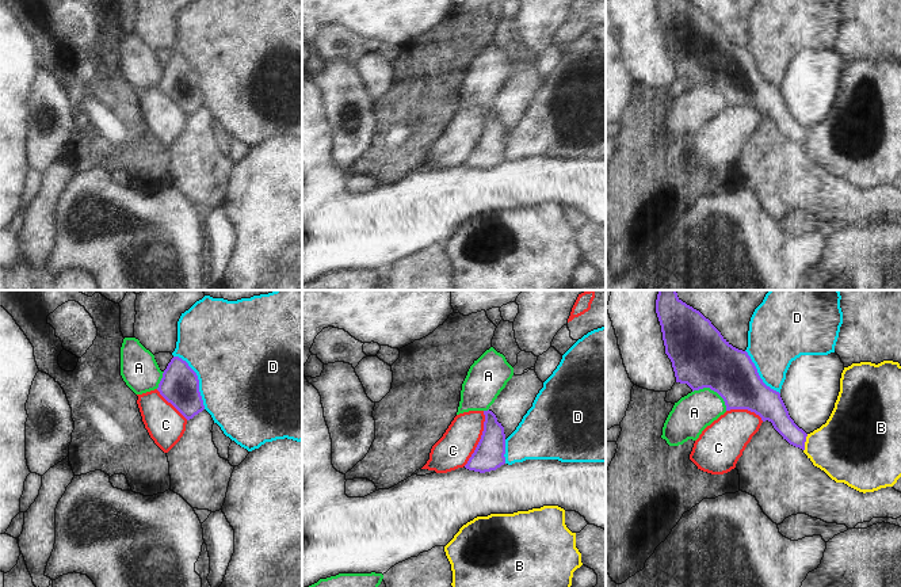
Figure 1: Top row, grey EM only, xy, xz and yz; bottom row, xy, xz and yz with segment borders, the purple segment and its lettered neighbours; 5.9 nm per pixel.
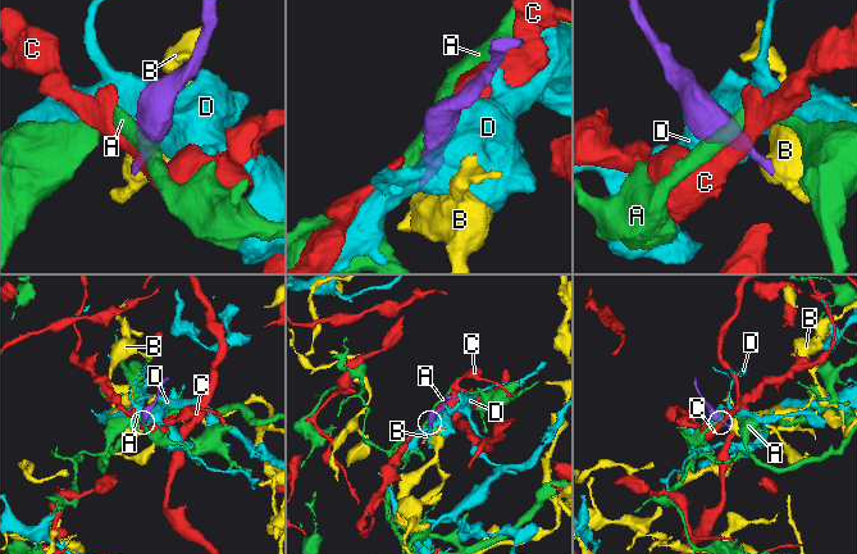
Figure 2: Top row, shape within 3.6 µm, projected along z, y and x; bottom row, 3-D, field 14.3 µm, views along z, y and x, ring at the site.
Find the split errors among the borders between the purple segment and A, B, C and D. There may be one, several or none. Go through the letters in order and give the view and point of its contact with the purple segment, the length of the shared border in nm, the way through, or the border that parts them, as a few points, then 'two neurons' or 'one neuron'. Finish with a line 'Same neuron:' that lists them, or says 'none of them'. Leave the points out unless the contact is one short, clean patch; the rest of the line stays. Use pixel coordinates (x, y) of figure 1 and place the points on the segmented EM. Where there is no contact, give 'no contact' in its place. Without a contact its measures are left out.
A: meets purple in yz at (713, 389); contact 240 nm long; two neurons
B: meets purple in yz at (804, 442); contact 110 nm long; border along yz (808, 434), (804, 450); two neurons
C: meets purple in xz at (481, 438); contact 340 nm long; border along xz (484, 411), (481, 438), (464, 465); two neurons
D: meets purple in xy at (198, 380); contact 380 nm long; two neurons
Same neuron: none of them

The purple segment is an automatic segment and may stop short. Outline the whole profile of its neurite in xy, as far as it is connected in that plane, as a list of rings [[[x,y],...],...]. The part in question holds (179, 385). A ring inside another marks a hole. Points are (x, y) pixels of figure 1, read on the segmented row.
[[[173,357],[163,373],[157,390],[187,420],[205,409],[196,373],[186,361]]]

